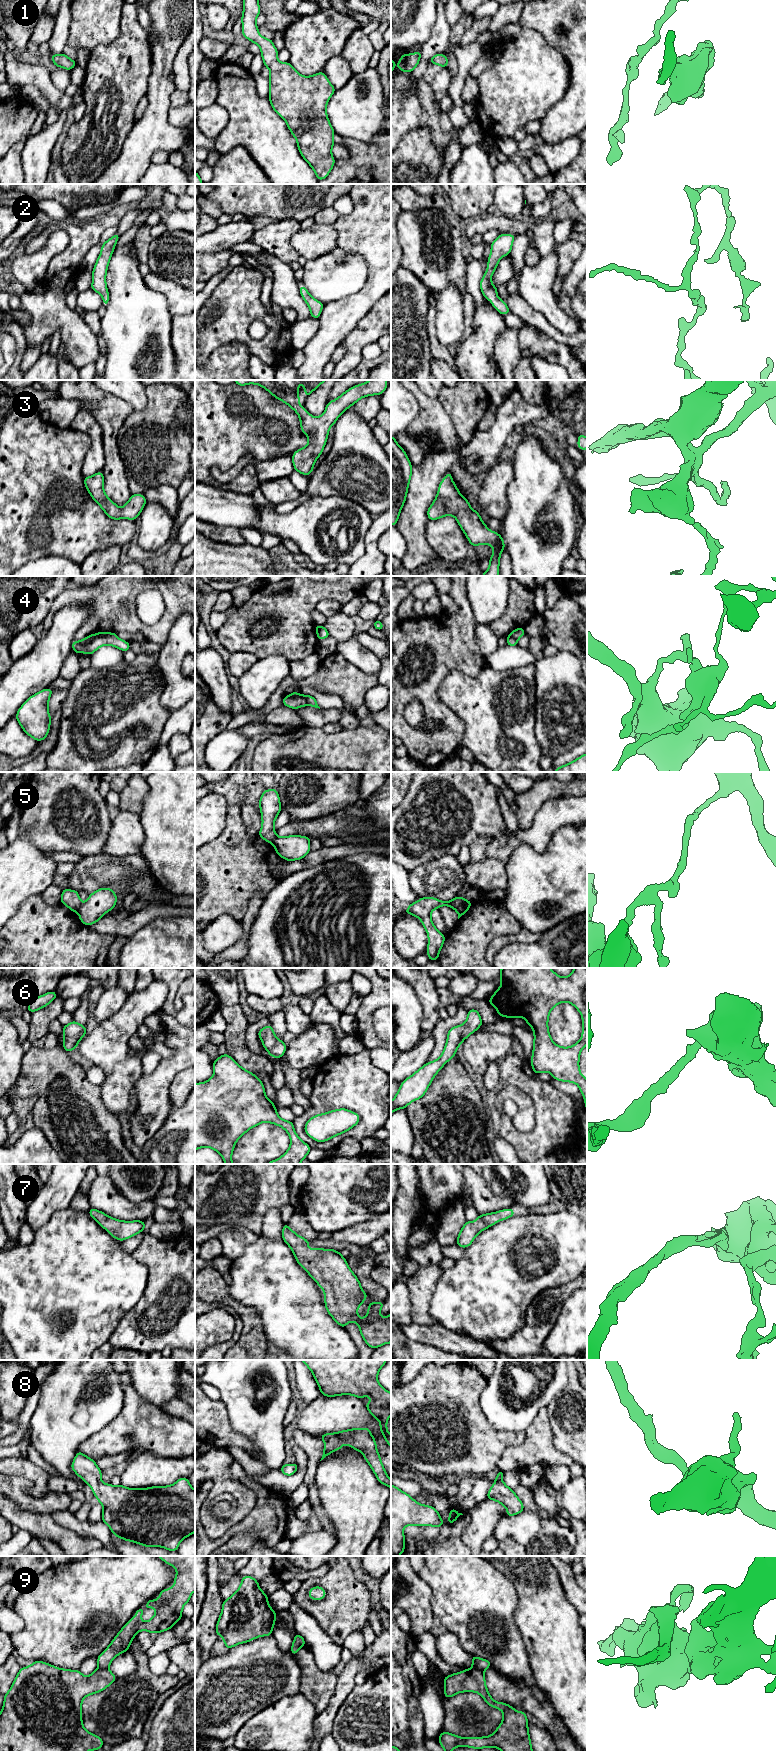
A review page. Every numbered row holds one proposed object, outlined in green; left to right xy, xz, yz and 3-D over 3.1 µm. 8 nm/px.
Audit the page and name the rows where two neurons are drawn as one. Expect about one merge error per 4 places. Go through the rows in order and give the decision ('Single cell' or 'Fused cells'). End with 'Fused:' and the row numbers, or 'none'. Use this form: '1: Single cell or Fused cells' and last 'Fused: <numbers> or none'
1: Single cell
2: Single cell
3: Single cell
4: Fused cells
5: Fused cells
6: Single cell
7: Single cell
8: Single cell
9: Fused cells
Fused: 4, 5, 9

